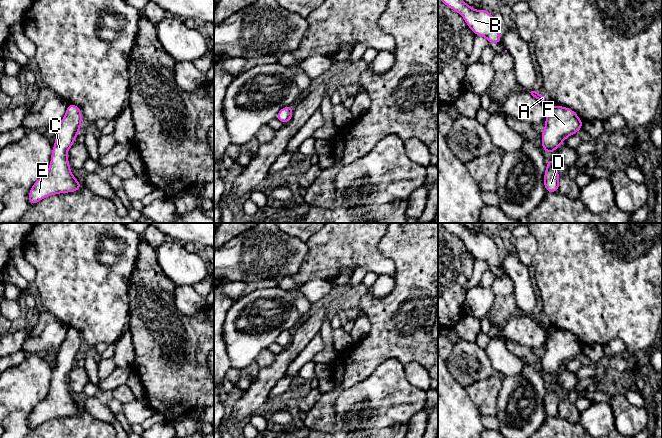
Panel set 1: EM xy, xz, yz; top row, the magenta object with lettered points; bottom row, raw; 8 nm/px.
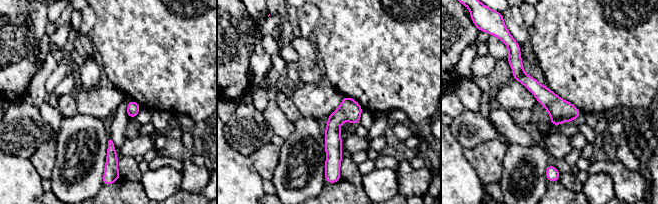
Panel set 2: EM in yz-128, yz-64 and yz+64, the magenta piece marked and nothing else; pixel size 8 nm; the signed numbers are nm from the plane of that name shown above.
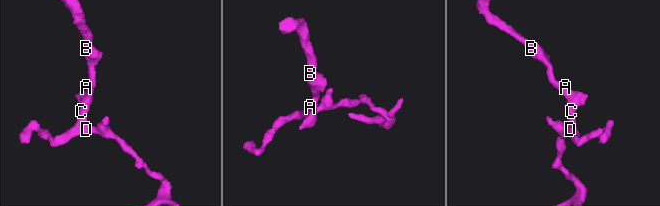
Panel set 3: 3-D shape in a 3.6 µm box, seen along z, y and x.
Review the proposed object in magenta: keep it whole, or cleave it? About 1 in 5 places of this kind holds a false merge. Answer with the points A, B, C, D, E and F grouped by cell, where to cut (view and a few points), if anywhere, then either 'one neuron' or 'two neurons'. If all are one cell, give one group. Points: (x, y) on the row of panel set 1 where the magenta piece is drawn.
A B C D E F; no cut; one neuron

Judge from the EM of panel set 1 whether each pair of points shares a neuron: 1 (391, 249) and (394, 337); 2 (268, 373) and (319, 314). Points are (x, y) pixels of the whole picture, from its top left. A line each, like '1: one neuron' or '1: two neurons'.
1: one neuron
2: one neuron

